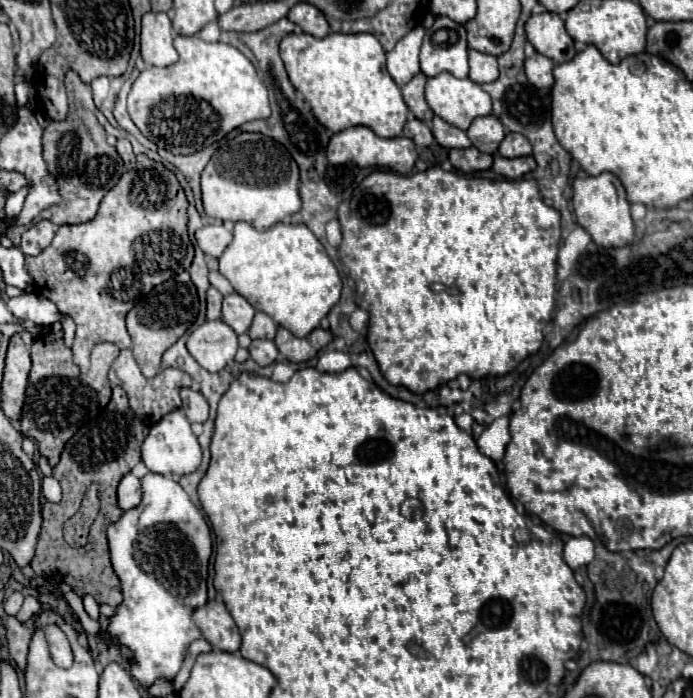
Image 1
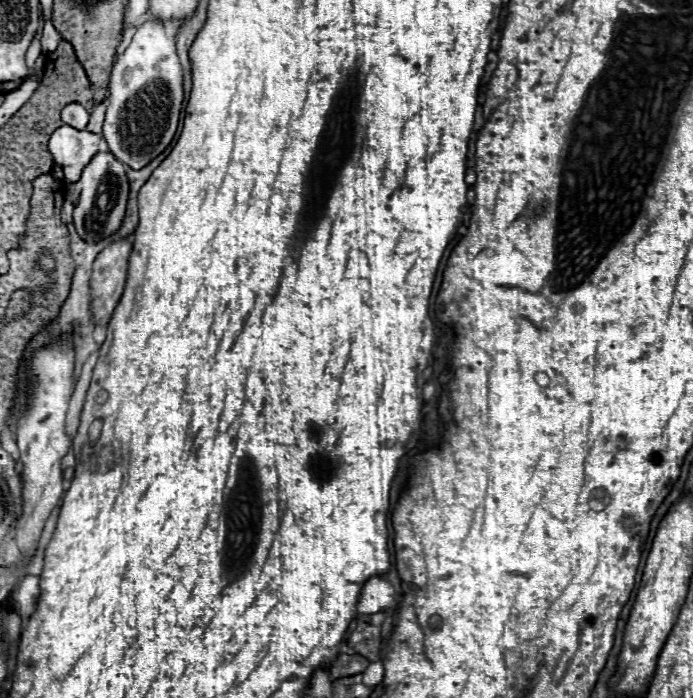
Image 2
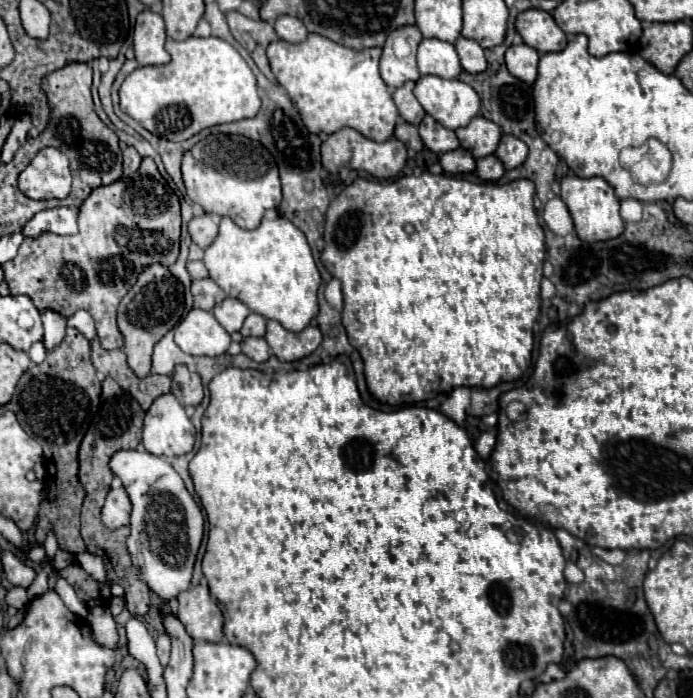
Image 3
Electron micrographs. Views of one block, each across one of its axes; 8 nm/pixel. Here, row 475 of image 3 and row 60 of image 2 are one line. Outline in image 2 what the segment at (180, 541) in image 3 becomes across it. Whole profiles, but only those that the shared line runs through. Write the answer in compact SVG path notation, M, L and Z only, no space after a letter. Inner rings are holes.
M150 18L134 34L124 54L114 60L108 82L110 106L104 120L104 138L110 152L122 164L138 170L160 156L172 142L180 108L182 108L182 66L176 56L176 36L168 32L168 26L156 18Z

